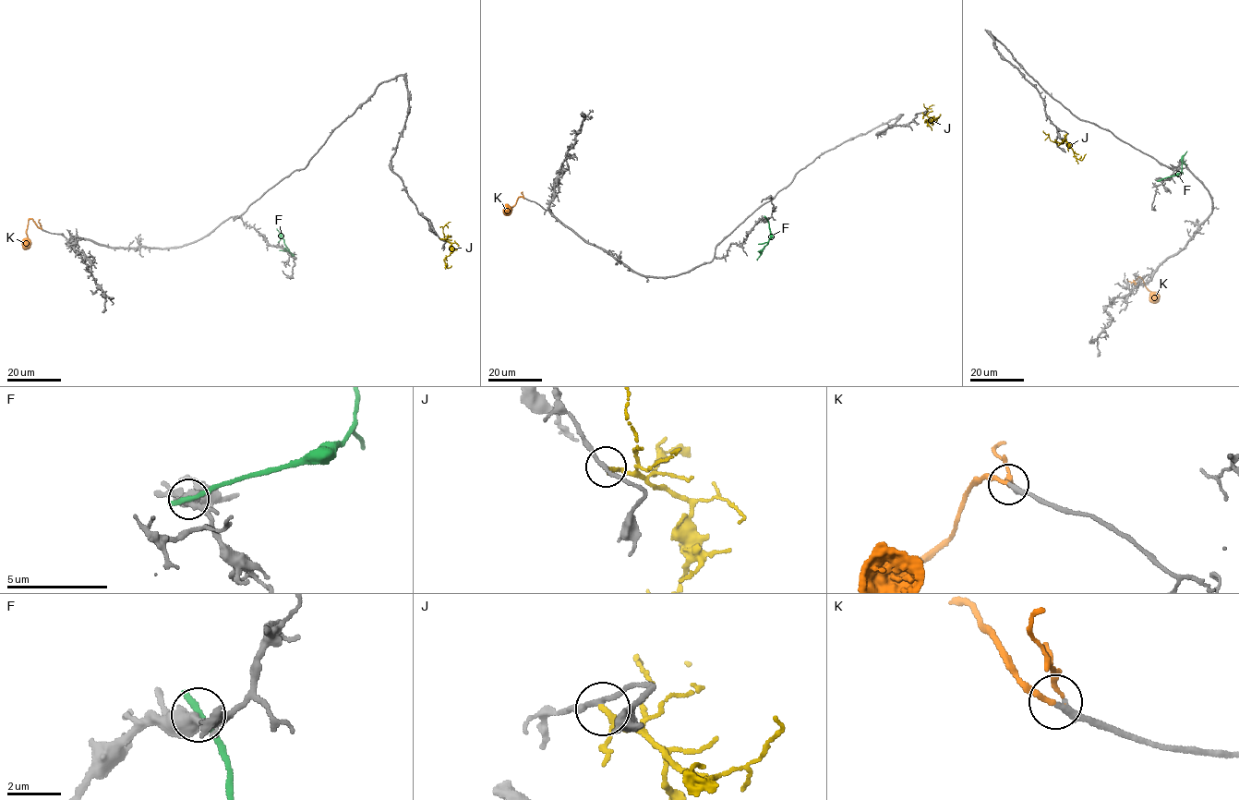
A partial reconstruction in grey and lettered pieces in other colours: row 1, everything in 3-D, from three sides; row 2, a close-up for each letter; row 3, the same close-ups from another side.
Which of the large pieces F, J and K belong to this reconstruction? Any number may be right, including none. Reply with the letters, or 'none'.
K

